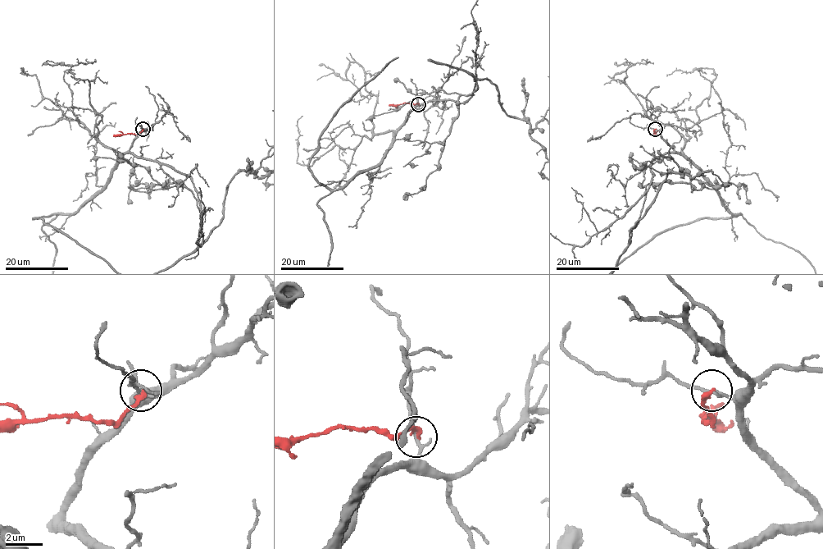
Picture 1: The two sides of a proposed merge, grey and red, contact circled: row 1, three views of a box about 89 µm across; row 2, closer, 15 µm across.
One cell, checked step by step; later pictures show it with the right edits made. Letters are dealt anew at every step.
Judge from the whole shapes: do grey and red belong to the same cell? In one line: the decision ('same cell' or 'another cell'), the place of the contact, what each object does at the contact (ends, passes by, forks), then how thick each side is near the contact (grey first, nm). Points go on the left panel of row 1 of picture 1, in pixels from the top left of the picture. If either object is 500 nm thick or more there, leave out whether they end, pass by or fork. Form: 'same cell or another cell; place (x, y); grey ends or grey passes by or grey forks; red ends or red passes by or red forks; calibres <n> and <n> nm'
another cell; place (143, 129); grey passes by; red ends; calibres 170 and 260 nm

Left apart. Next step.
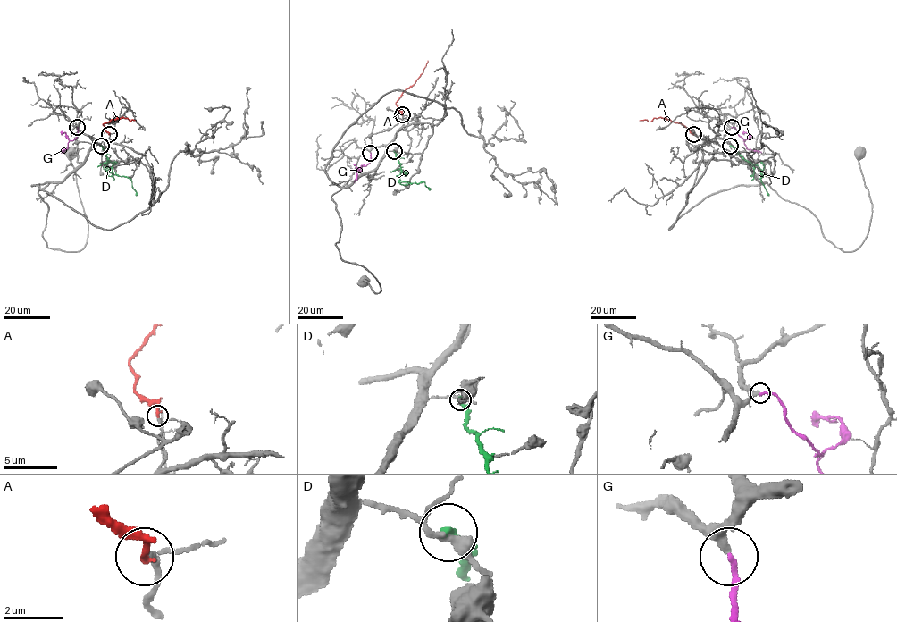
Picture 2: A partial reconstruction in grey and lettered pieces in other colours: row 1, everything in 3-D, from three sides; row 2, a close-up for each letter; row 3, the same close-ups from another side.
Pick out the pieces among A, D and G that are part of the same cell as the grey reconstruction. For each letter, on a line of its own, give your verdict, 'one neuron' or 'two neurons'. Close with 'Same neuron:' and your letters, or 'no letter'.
A: one neuron
D: two neurons
G: two neurons
Same neuron: A

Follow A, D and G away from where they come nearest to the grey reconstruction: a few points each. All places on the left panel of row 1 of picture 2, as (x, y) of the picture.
A: (109, 134), (104, 129), (104, 123), (122, 117), (129, 121), (134, 121)
D: (101, 146), (108, 162), (106, 169), (130, 179), (137, 196)
G: (77, 127), (76, 137), (61, 153)

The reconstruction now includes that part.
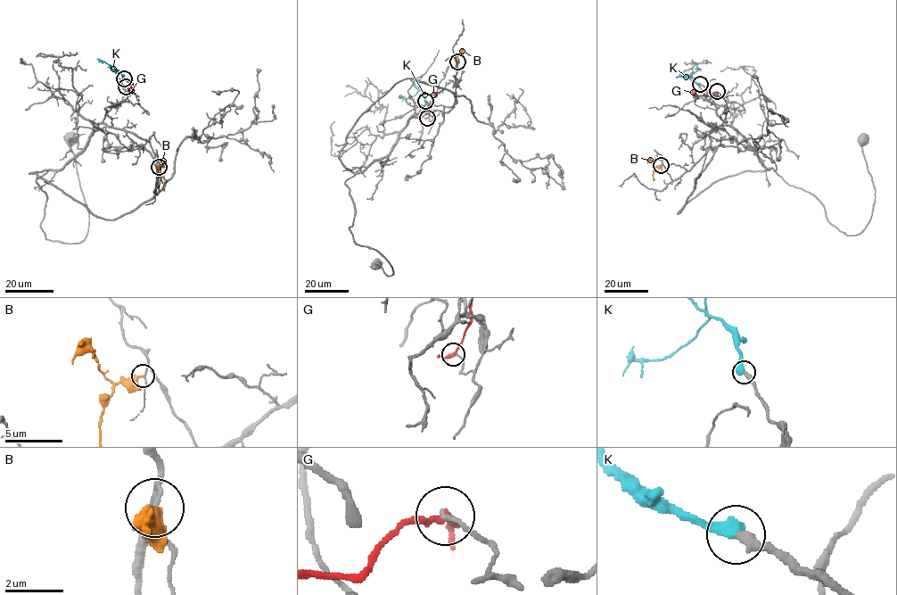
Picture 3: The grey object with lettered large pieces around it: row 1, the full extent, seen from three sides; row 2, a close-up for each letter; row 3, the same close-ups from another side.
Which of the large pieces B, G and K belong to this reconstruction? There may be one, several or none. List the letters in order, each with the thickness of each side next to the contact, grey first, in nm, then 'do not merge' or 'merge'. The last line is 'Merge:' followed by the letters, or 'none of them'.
B: 100/380 nm | do not merge
G: 140/240 nm | do not merge
K: 320/550 nm | merge
Merge: K

